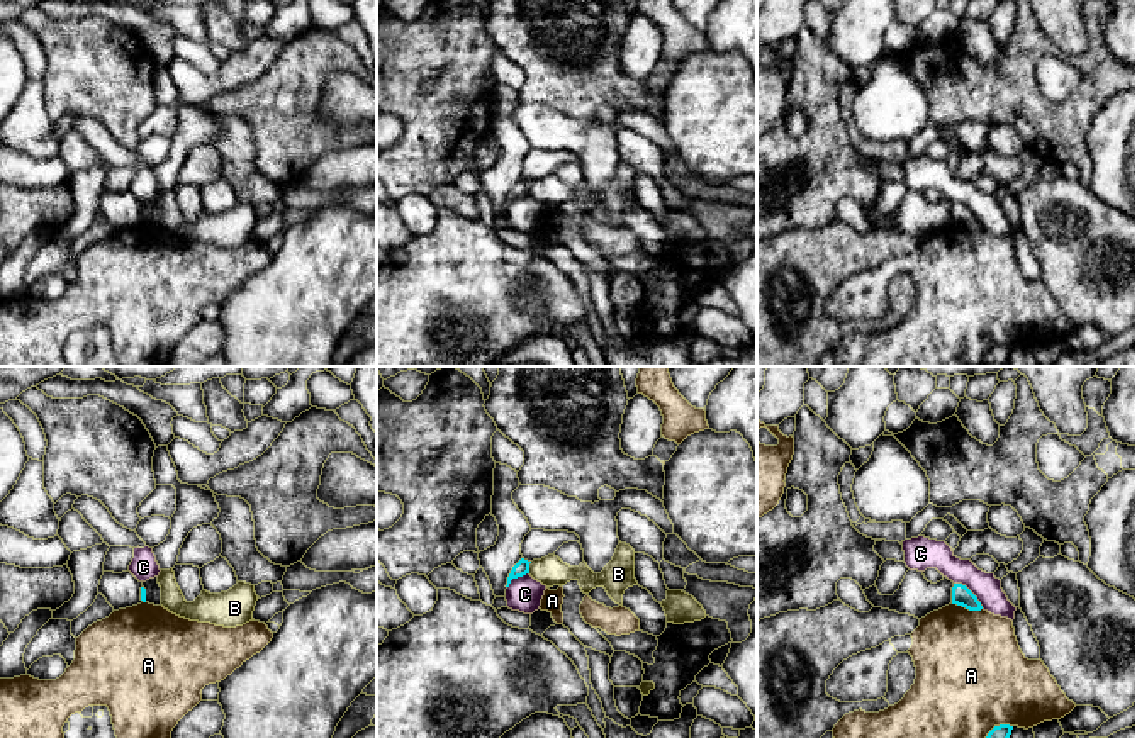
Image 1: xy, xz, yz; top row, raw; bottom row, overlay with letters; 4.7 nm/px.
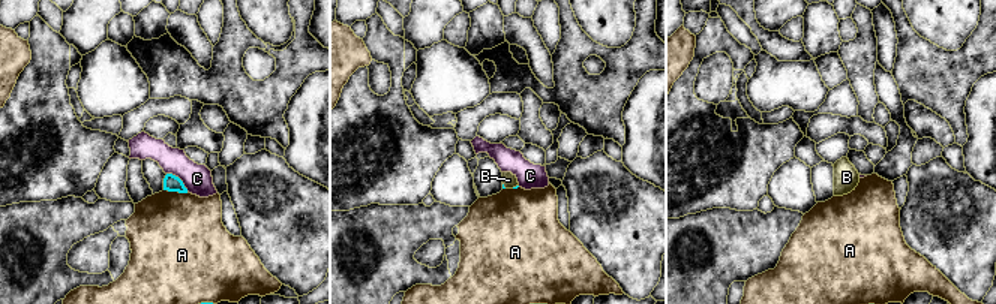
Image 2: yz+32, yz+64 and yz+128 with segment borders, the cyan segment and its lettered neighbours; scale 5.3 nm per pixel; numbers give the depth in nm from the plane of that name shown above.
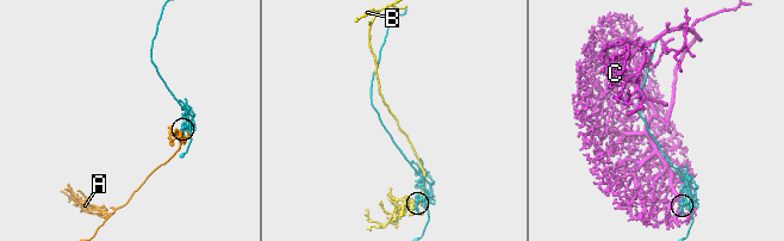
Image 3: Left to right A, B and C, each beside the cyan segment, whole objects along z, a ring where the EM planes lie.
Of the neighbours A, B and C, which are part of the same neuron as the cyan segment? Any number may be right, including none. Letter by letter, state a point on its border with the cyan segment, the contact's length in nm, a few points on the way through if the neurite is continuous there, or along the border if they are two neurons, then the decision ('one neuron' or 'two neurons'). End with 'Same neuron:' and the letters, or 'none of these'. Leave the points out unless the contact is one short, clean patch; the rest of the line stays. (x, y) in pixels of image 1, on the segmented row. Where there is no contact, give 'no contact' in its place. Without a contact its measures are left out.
A: contact yz (968, 608); length 150 nm; two neurons
B: contact xz (528, 567); length 60 nm; border xz (532, 562), (528, 572); two neurons
C: contact yz (971, 592); length 190 nm; two neurons
Same neuron: none of these

